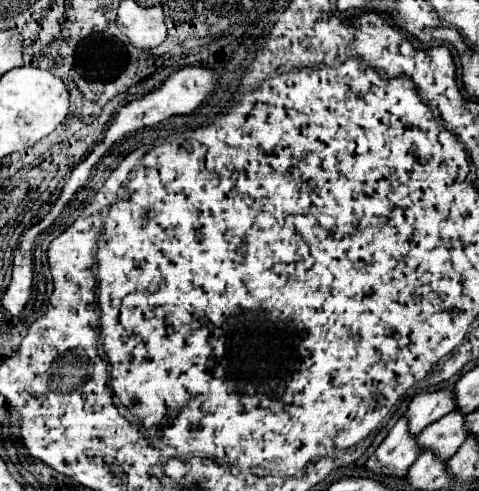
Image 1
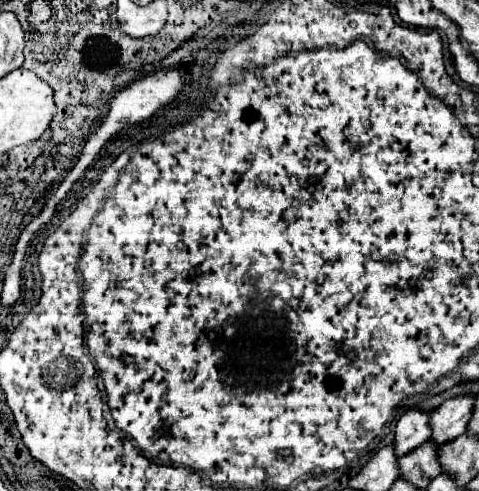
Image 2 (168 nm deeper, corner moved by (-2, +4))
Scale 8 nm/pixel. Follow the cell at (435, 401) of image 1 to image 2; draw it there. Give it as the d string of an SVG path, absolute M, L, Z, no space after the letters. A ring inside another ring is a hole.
M406 409L396 425L396 447L398 457L406 455L406 451L412 451L418 447L418 443L424 443L430 439L430 415L432 411L424 409Z

